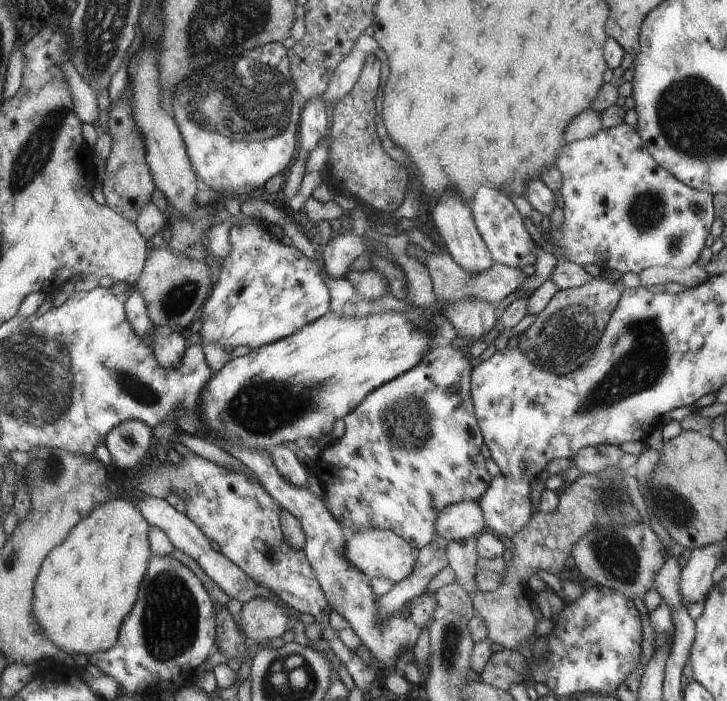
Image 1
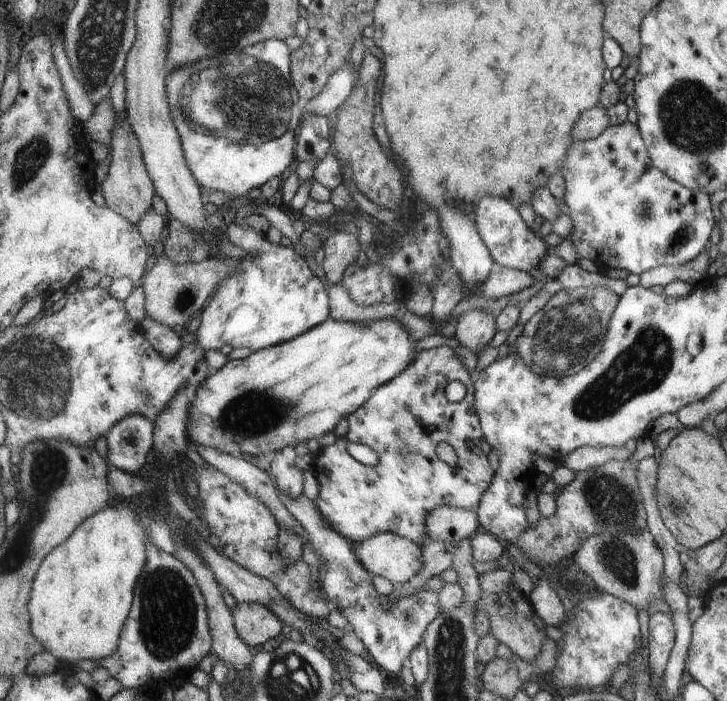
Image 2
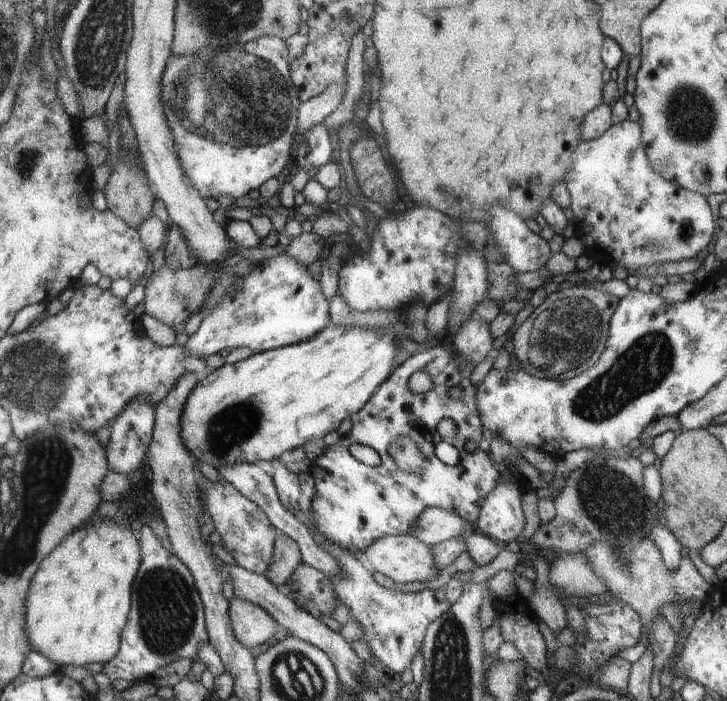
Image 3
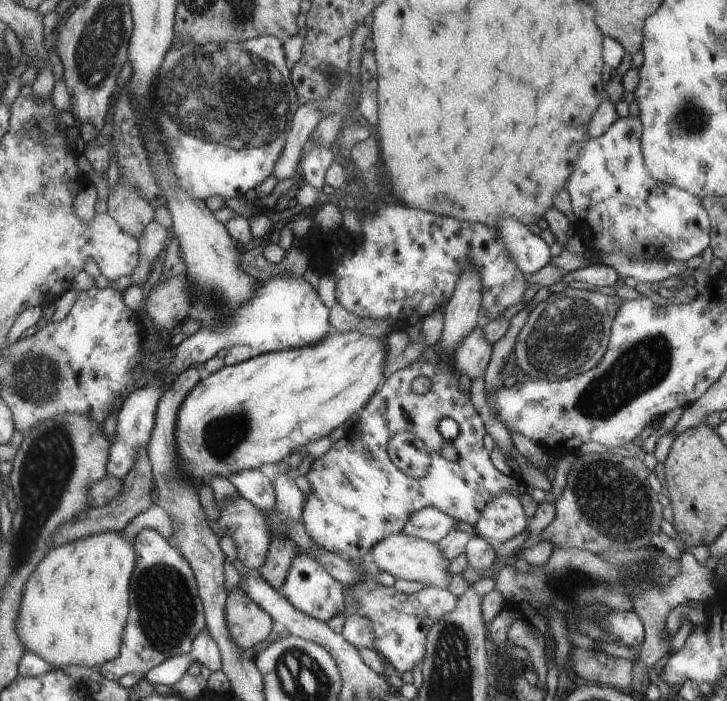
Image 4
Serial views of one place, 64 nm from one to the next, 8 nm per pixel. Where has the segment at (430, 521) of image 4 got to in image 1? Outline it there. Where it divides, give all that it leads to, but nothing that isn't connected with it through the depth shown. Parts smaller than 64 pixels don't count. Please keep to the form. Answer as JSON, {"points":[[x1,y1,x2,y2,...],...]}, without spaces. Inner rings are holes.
{"points":[[459,502,443,508,435,520,435,534,447,542,479,536,485,530,485,518,479,502]]}

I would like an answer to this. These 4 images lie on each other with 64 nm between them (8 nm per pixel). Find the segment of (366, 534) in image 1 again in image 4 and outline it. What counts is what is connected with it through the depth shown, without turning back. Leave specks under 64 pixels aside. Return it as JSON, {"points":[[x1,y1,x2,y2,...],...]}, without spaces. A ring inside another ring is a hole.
{"points":[[395,534,395,536,387,536,379,544,373,544,369,554,373,558,373,564,377,564,379,570,391,574,395,578,395,582,409,580,409,582,423,582,429,588,443,588,443,590,449,588,451,574,447,574,447,570,445,570,449,566,449,560,445,560,441,556,441,548,433,542,411,538,405,534]]}

